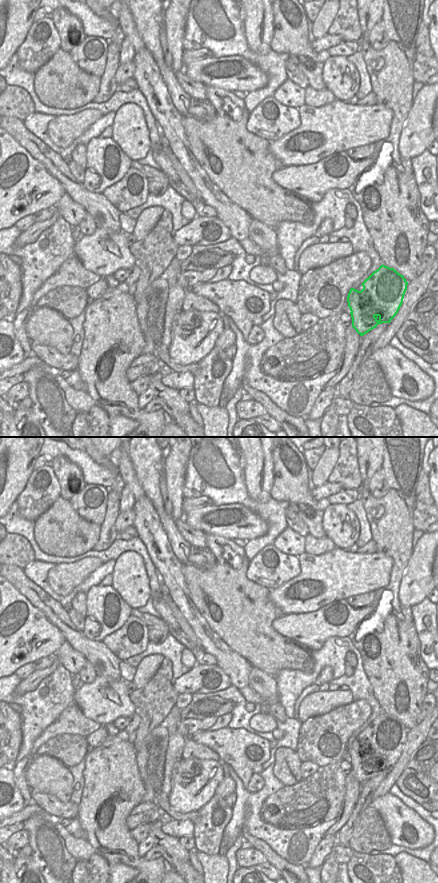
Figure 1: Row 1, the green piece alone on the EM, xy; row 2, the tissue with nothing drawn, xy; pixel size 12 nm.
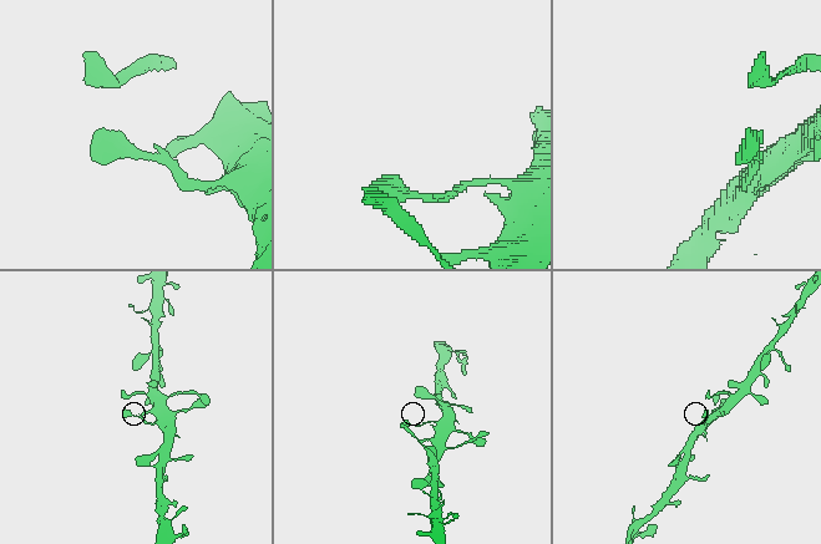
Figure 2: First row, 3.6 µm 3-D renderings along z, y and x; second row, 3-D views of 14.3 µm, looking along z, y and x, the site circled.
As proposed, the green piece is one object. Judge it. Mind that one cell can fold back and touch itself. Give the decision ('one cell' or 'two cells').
one cell

